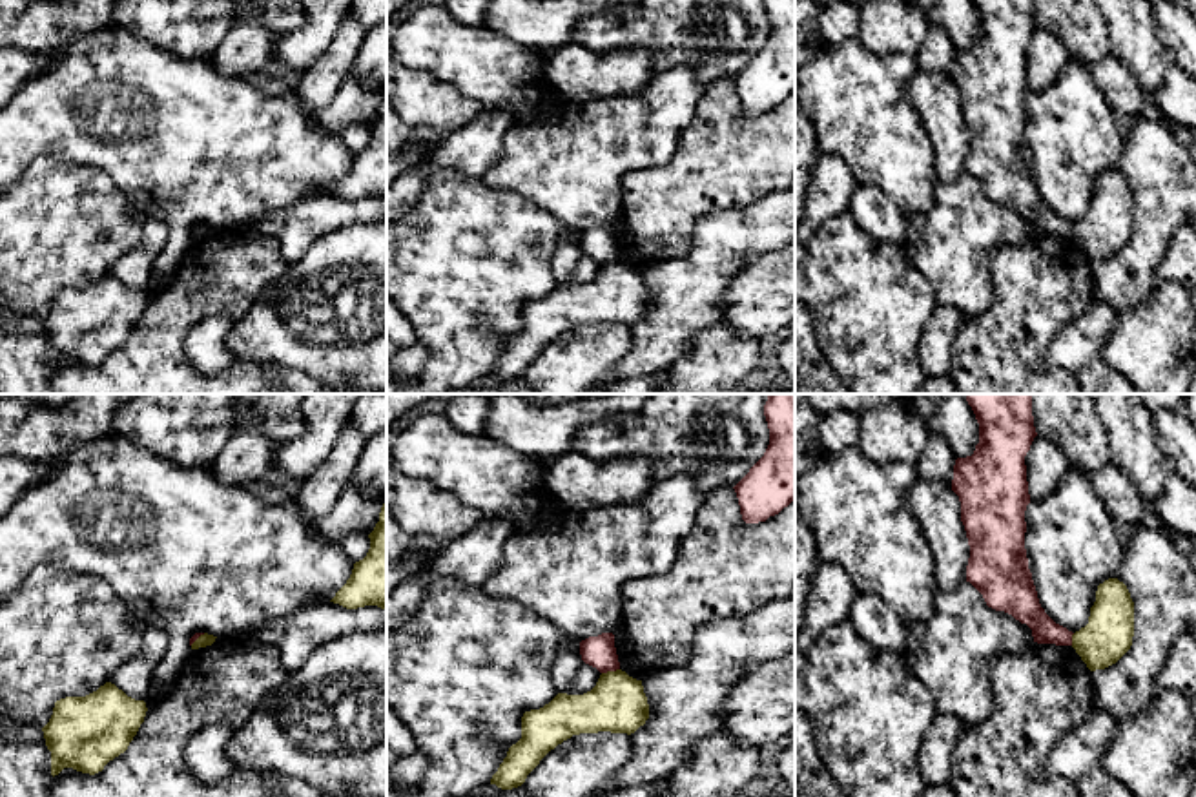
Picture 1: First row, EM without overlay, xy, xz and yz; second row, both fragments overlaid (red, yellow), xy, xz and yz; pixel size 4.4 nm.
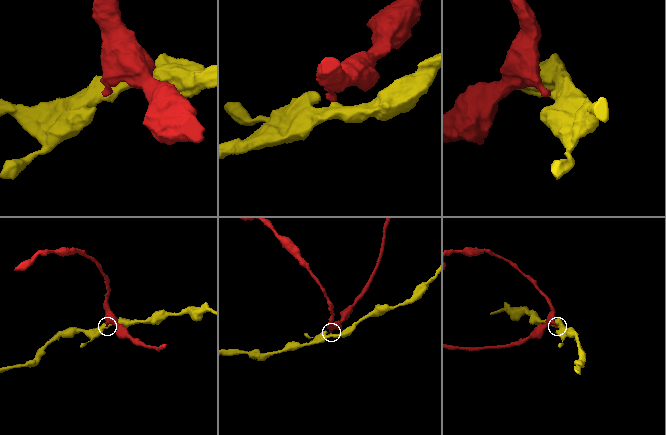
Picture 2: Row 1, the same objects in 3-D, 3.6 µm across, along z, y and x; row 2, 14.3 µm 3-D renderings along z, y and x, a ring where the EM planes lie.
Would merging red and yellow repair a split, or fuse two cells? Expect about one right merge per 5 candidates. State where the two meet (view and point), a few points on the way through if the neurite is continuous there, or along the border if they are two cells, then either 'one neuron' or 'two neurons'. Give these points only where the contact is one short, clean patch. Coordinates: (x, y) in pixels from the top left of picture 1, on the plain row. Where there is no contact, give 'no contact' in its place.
meets red in xz at (609, 261); border along xz (618, 259), (602, 265); two neurons

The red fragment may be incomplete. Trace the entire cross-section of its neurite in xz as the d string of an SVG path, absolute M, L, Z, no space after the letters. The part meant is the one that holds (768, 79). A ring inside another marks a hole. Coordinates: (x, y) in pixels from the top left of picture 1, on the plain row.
M764 0L769 36L733 78L746 115L766 113L795 91L795 0Z

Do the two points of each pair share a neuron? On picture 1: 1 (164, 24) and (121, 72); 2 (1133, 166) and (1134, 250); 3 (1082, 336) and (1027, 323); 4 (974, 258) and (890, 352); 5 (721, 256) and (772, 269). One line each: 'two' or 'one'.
1: two
2: one
3: two
4: two
5: two

